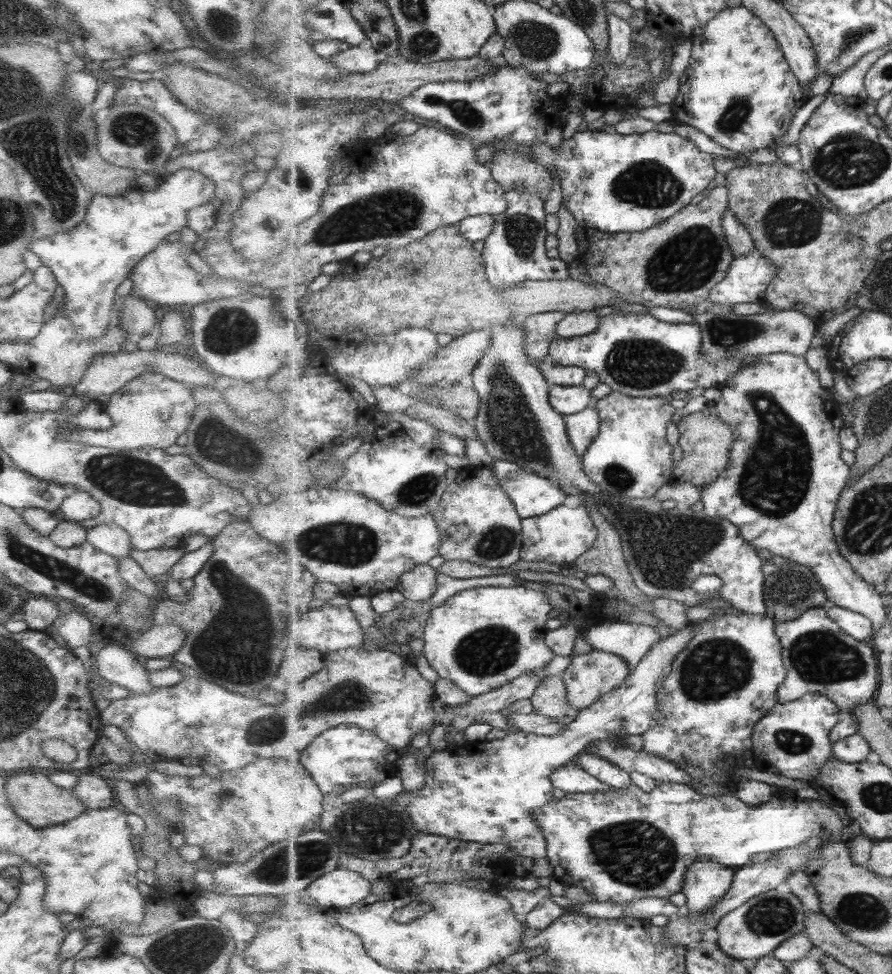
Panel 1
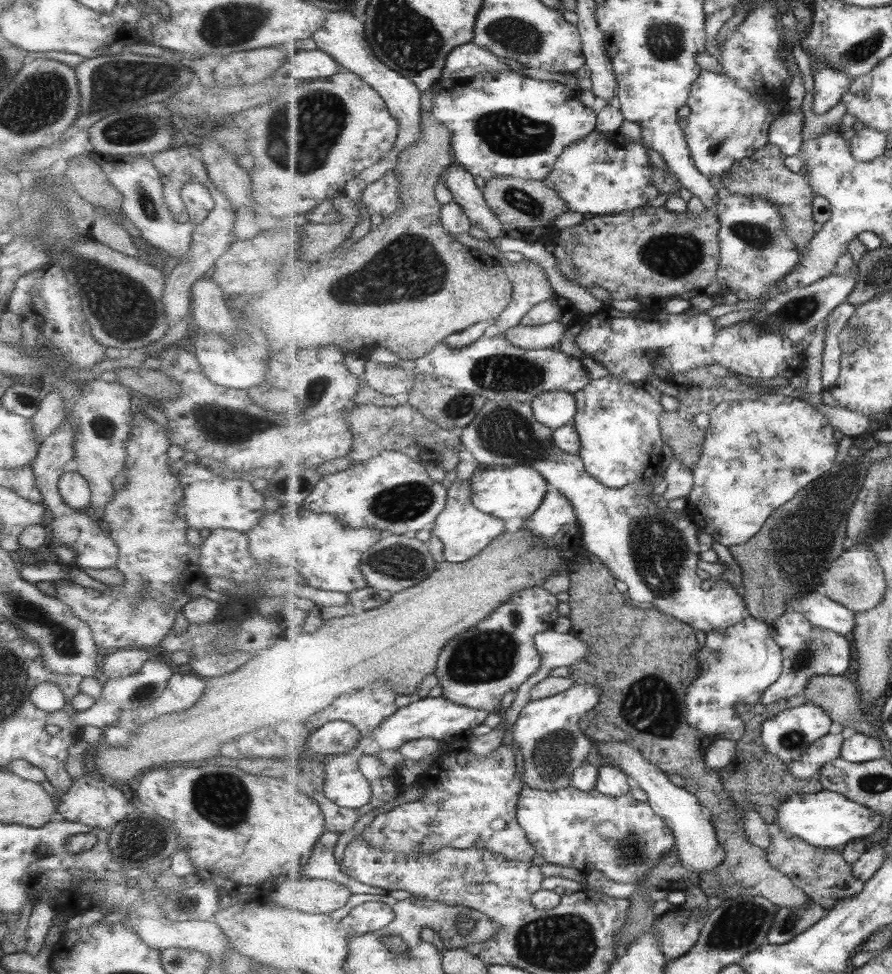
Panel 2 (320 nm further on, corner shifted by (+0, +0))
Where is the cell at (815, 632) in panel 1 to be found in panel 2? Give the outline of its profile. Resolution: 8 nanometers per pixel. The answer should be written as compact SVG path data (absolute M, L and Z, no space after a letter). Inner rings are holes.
M790 610L775 621L767 622L772 638L777 641L784 654L784 671L777 682L769 687L760 703L769 705L783 699L803 695L807 684L817 675L842 675L851 668L851 642L840 633L819 628L801 612Z

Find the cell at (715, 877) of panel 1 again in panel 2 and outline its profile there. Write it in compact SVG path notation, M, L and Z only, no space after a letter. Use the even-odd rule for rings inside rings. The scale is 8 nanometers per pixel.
M609 741L599 744L600 754L605 756L615 767L621 769L627 776L635 779L639 786L648 794L648 802L654 811L661 816L671 828L675 837L675 853L680 856L682 863L689 872L703 874L713 872L723 867L727 850L717 838L716 827L713 822L712 812L685 786L677 786L669 780L664 770L649 762L641 751L623 741Z

